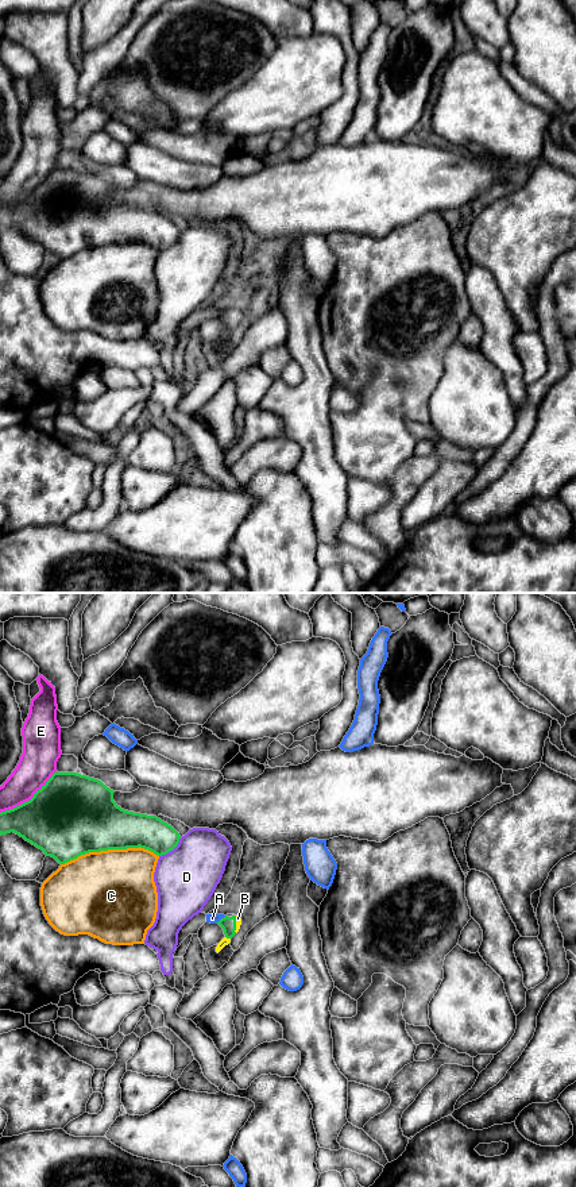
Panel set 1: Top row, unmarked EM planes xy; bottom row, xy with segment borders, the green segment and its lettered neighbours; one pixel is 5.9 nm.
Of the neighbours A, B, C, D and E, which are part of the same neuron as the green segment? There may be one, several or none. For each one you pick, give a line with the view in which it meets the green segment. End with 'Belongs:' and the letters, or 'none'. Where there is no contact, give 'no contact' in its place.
B: meets green in xy
Belongs: B

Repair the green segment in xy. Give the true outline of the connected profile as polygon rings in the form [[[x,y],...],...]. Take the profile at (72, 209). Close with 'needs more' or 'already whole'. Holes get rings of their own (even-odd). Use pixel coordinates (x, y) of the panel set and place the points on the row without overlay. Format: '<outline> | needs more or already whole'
[[[57,166],[30,196],[0,208],[0,231],[13,227],[42,244],[46,251],[54,253],[59,259],[65,259],[89,247],[139,242],[162,251],[178,240],[181,231],[171,220],[156,211],[147,211],[121,204],[113,196],[113,188],[113,185],[107,182],[98,174],[77,167]]] | already whole

